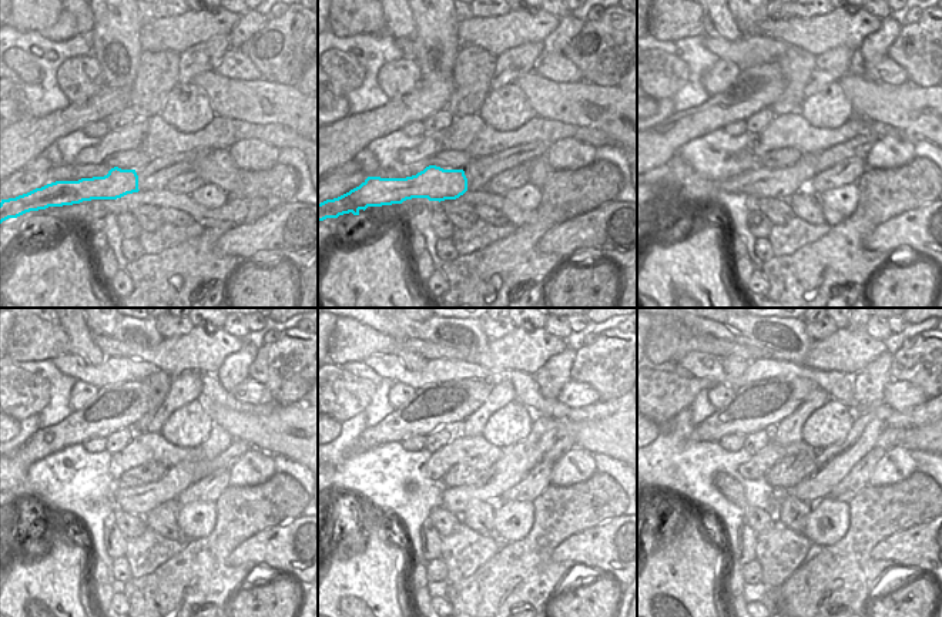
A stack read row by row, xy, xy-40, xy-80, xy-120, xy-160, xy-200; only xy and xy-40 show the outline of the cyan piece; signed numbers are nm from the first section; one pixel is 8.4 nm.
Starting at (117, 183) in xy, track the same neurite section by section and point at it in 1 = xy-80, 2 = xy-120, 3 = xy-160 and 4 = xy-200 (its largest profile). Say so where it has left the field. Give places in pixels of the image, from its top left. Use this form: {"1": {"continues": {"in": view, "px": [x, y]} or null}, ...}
{"1": {"continues": {"in": "xy-80", "px": [696, 193]}}, "2": {"continues": {"in": "xy-120", "px": [140, 500]}}, "3": {"continues": {"in": "xy-160", "px": [516, 462]}}, "4": {"continues": {"in": "xy-200", "px": [834, 462]}}}

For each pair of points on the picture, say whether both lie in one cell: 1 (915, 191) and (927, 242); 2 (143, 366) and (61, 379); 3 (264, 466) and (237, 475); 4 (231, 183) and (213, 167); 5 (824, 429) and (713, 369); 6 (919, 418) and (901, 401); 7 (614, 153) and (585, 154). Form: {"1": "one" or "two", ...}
{"1": "two", "2": "two", "3": "one", "4": "one", "5": "two", "6": "two", "7": "two"}

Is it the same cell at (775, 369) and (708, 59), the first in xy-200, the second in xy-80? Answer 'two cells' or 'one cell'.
two cells

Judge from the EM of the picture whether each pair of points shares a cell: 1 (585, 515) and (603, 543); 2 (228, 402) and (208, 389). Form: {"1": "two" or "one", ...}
{"1": "two", "2": "one"}

